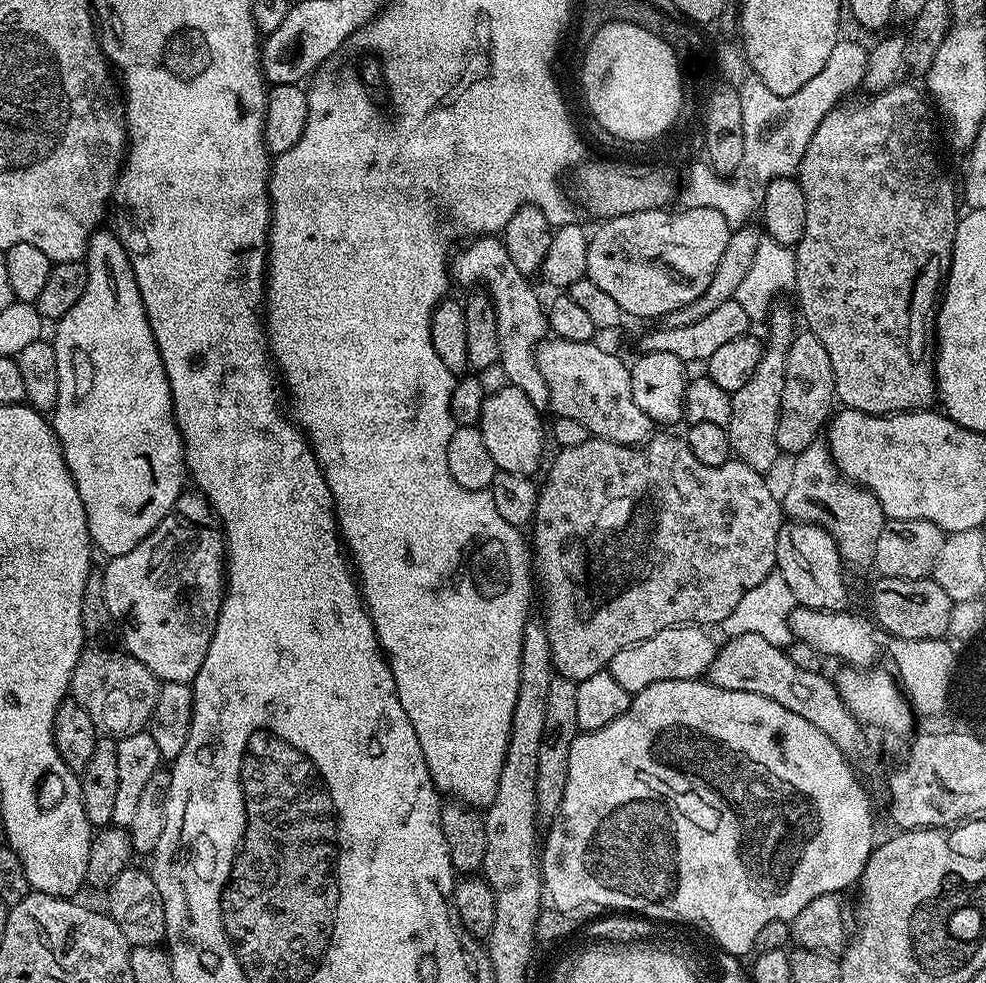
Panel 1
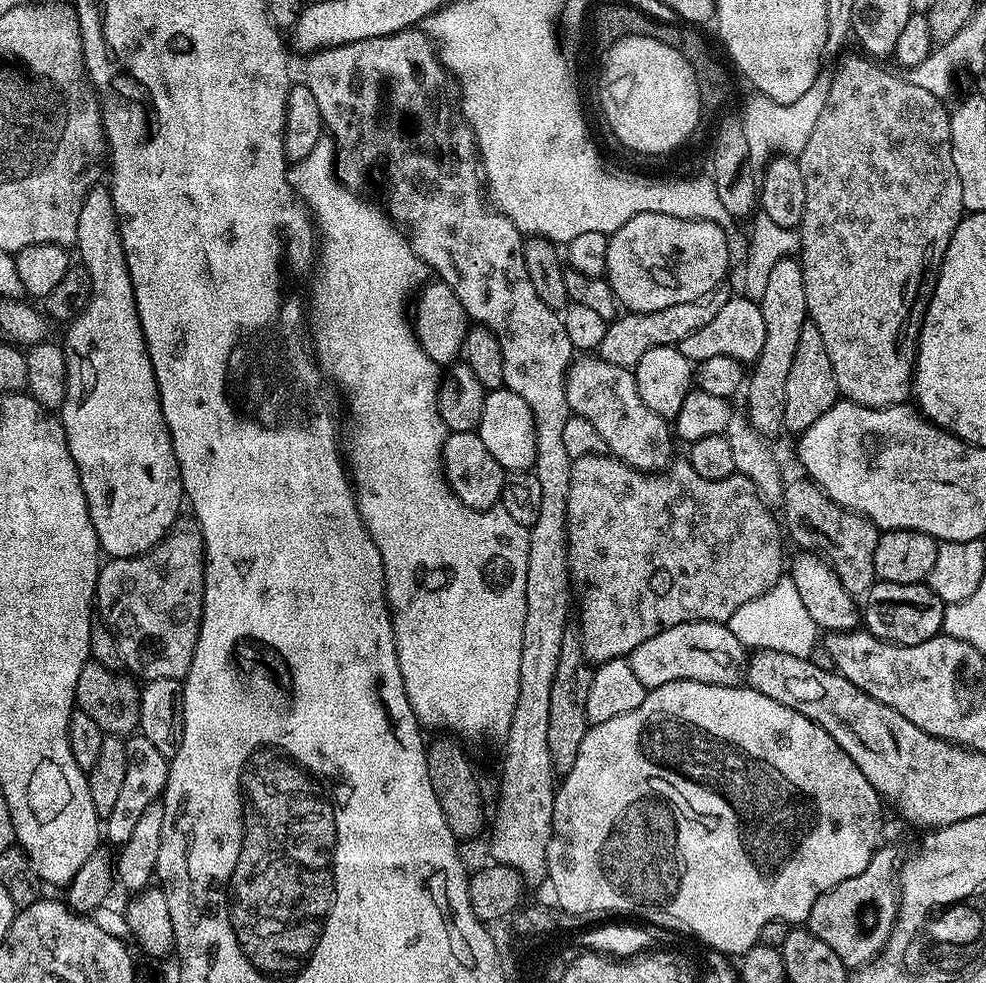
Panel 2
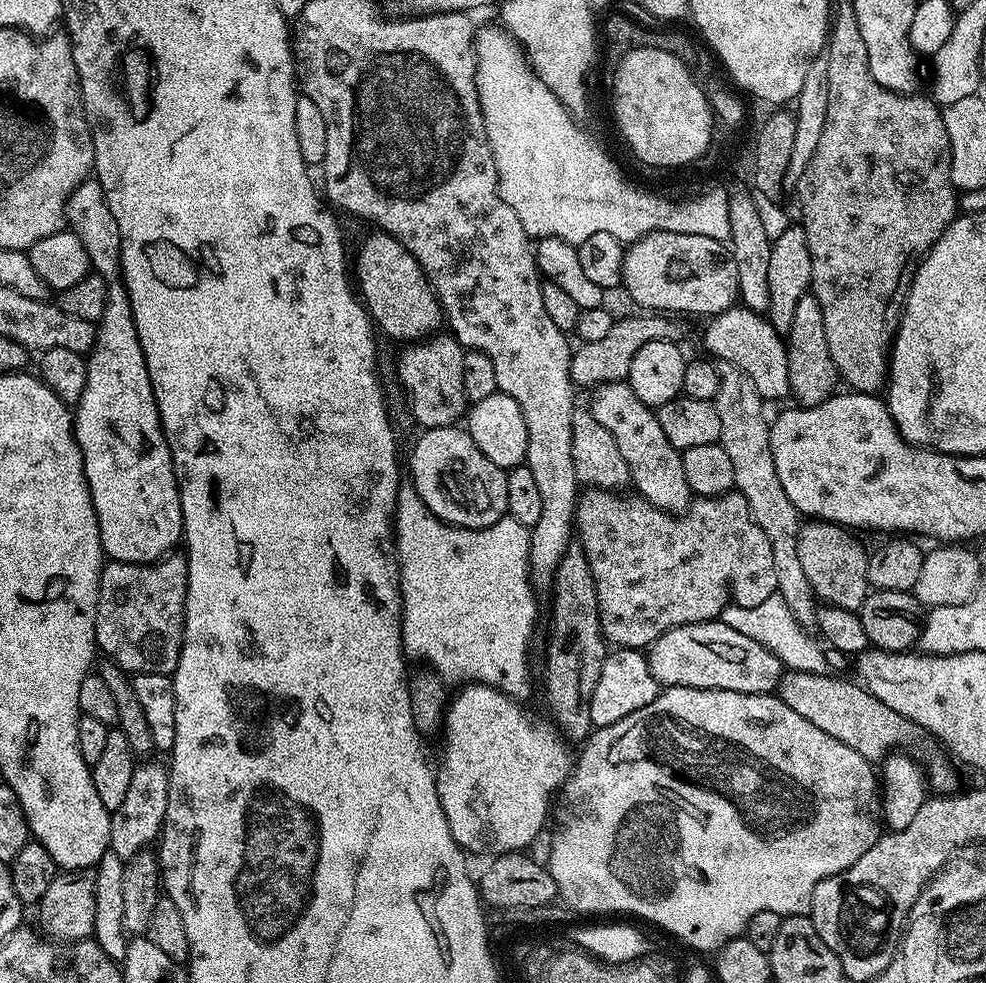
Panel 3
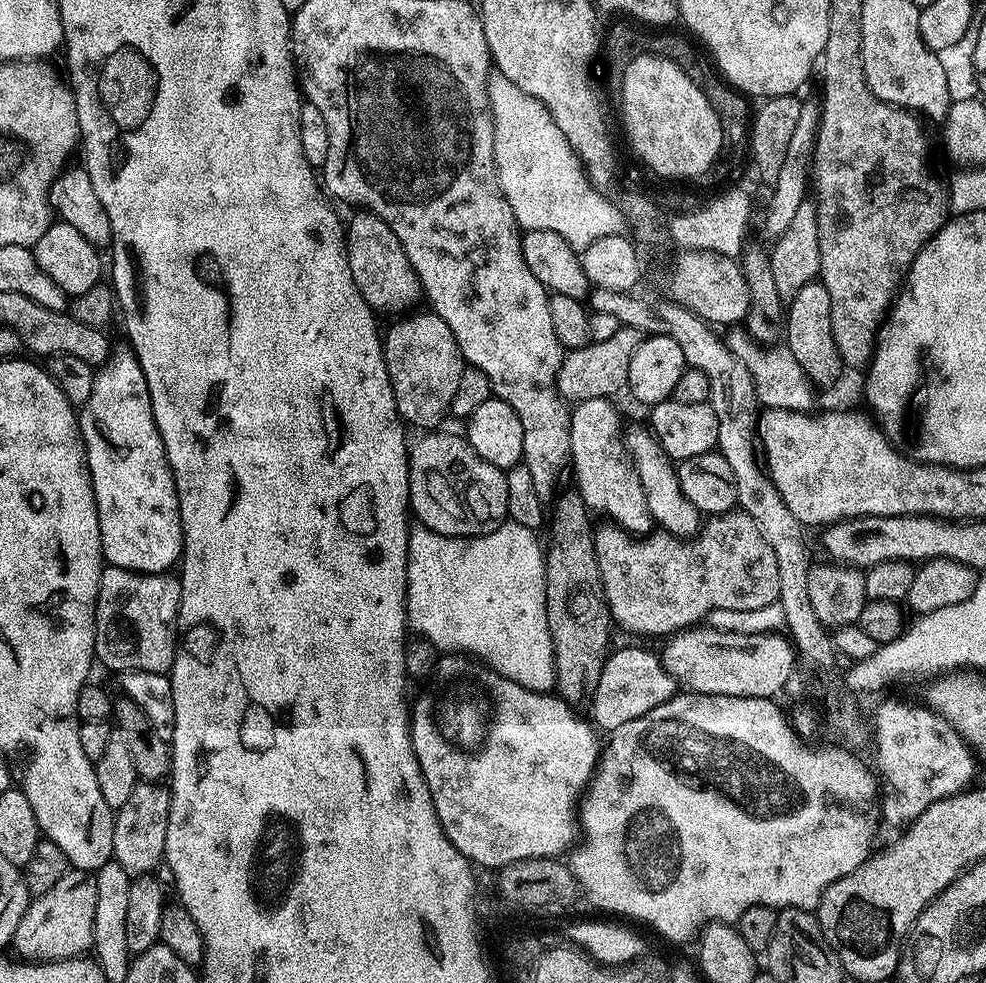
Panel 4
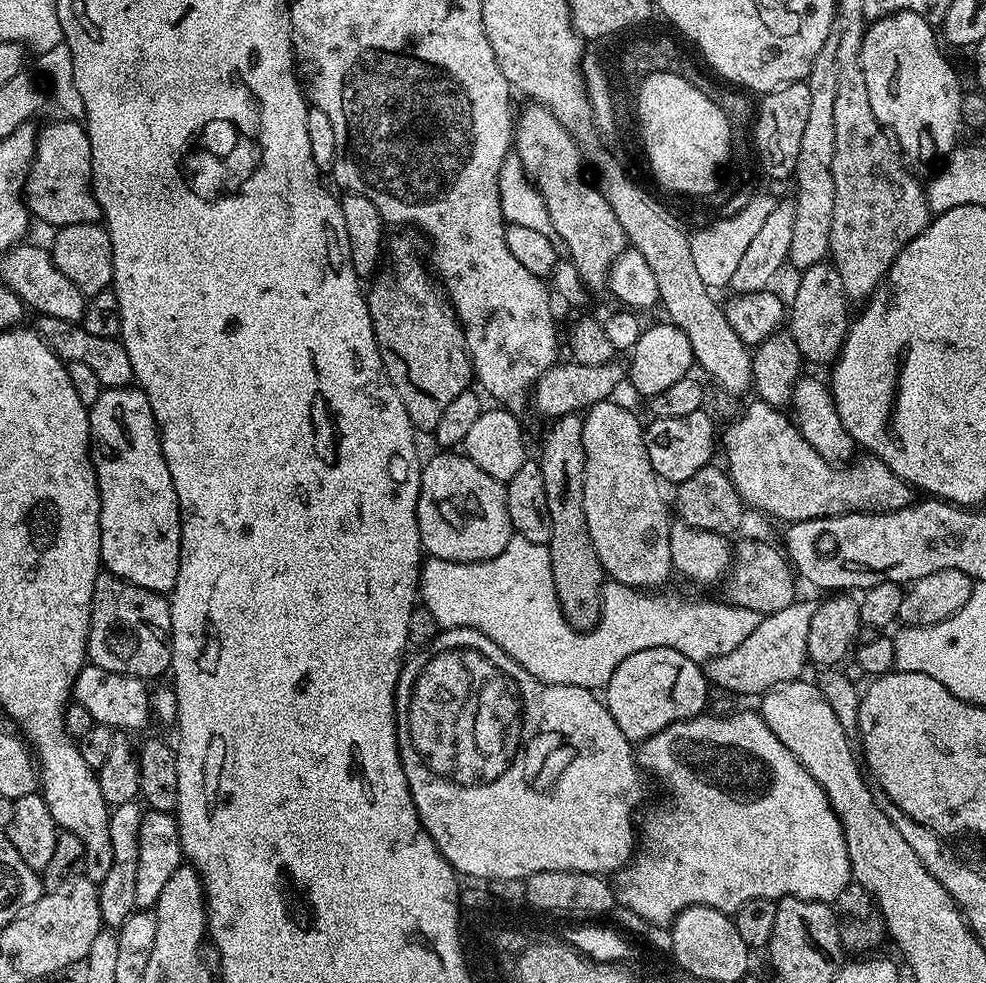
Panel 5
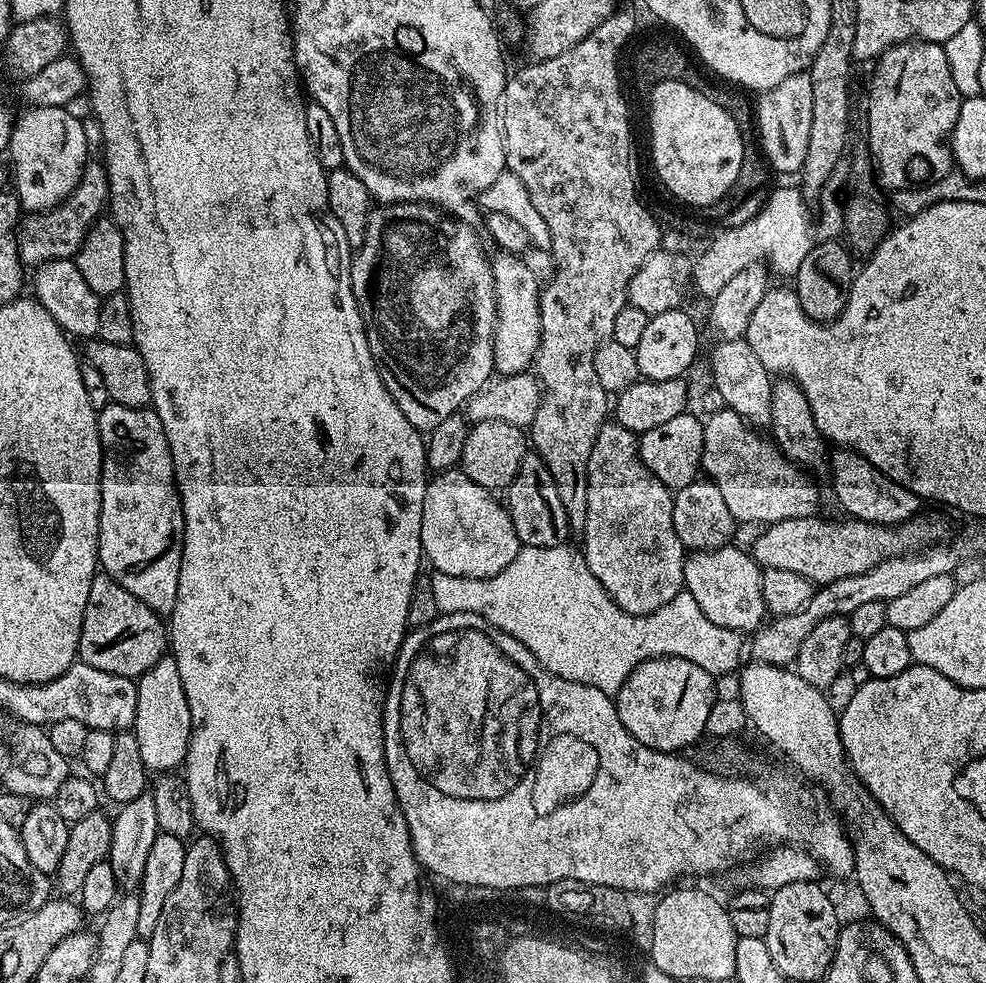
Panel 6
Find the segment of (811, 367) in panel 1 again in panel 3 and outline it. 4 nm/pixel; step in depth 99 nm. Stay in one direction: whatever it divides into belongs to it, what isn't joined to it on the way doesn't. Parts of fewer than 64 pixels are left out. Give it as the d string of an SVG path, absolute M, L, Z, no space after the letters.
M811 294L803 296L801 300L798 302L797 309L794 310L794 322L790 324L790 330L786 334L786 343L788 346L788 369L790 370L790 388L791 388L791 399L793 400L799 407L802 408L813 408L814 406L818 406L822 402L826 402L831 398L831 396L837 395L838 387L836 388L836 384L839 385L841 383L840 375L836 372L836 367L834 366L834 358L830 358L830 346L826 346L826 322L822 320L822 306L818 304L818 298Z

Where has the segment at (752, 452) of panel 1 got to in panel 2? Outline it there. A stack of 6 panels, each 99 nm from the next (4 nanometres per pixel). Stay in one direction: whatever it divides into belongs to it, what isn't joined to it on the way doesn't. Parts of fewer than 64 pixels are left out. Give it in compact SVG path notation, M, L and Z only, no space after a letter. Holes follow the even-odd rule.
M791 255L776 262L770 269L769 277L766 281L766 288L758 301L762 310L762 322L766 328L766 342L762 342L762 354L751 365L750 375L746 380L746 392L748 388L748 409L746 415L752 423L752 429L758 435L765 438L781 435L784 426L784 401L782 398L786 394L786 374L790 374L790 362L794 362L794 349L798 347L798 334L802 334L802 326L809 323L808 307L806 306L806 286L802 282L802 266L799 259ZM764 396L776 396L776 401L772 404L772 412L767 412L760 403Z

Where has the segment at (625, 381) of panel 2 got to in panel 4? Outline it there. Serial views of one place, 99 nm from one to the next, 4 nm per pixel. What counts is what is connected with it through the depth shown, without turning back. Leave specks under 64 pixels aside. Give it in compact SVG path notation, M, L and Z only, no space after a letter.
M648 430L634 433L631 431L627 435L626 442L629 452L637 464L639 478L646 494L646 506L650 510L653 521L671 536L695 537L702 528L702 514L696 509L694 502L690 502L690 498L686 498L686 494L682 494L682 486L678 482L676 473L676 464L666 454L666 450L662 450L656 437Z

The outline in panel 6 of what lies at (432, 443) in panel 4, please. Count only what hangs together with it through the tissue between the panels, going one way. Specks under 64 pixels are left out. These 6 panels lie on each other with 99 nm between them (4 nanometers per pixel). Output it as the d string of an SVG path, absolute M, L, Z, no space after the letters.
M453 470L433 475L424 489L422 502L422 556L425 561L433 564L433 569L442 574L454 574L454 578L490 578L510 562L518 554L521 542L514 530L514 522L510 518L507 507L495 500L489 489L478 486L462 470Z

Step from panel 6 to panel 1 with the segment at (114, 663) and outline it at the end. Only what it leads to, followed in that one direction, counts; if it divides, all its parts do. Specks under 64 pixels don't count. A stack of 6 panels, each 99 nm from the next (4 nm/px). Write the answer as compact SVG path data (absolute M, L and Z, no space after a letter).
M185 491L174 502L170 514L166 514L155 530L130 550L130 554L111 557L107 563L102 568L106 610L114 624L120 627L123 651L142 662L142 666L161 682L191 684L210 648L226 583L224 534L208 501L199 491Z

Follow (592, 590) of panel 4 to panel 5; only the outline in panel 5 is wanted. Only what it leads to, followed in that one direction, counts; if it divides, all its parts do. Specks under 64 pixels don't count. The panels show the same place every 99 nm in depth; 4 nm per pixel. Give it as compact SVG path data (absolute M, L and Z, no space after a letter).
M579 415L557 416L551 421L548 433L540 444L538 463L542 470L542 482L546 485L546 506L550 510L550 570L554 574L554 590L562 614L569 626L587 630L599 624L602 589L606 573L590 542L590 530L586 526L584 509L584 467L586 454L582 446L583 419Z

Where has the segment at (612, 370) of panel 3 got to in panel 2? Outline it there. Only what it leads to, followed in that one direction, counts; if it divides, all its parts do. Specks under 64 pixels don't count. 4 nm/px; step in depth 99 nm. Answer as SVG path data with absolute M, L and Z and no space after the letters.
M721 286L715 288L710 294L702 298L694 298L694 302L682 302L678 306L666 306L666 310L654 310L653 312L628 312L617 315L616 319L609 323L606 330L606 338L602 338L598 355L600 359L610 362L614 366L635 369L637 362L654 346L666 346L671 344L679 346L694 330L702 330L702 326L708 325L722 306L726 306L730 295L729 289Z

